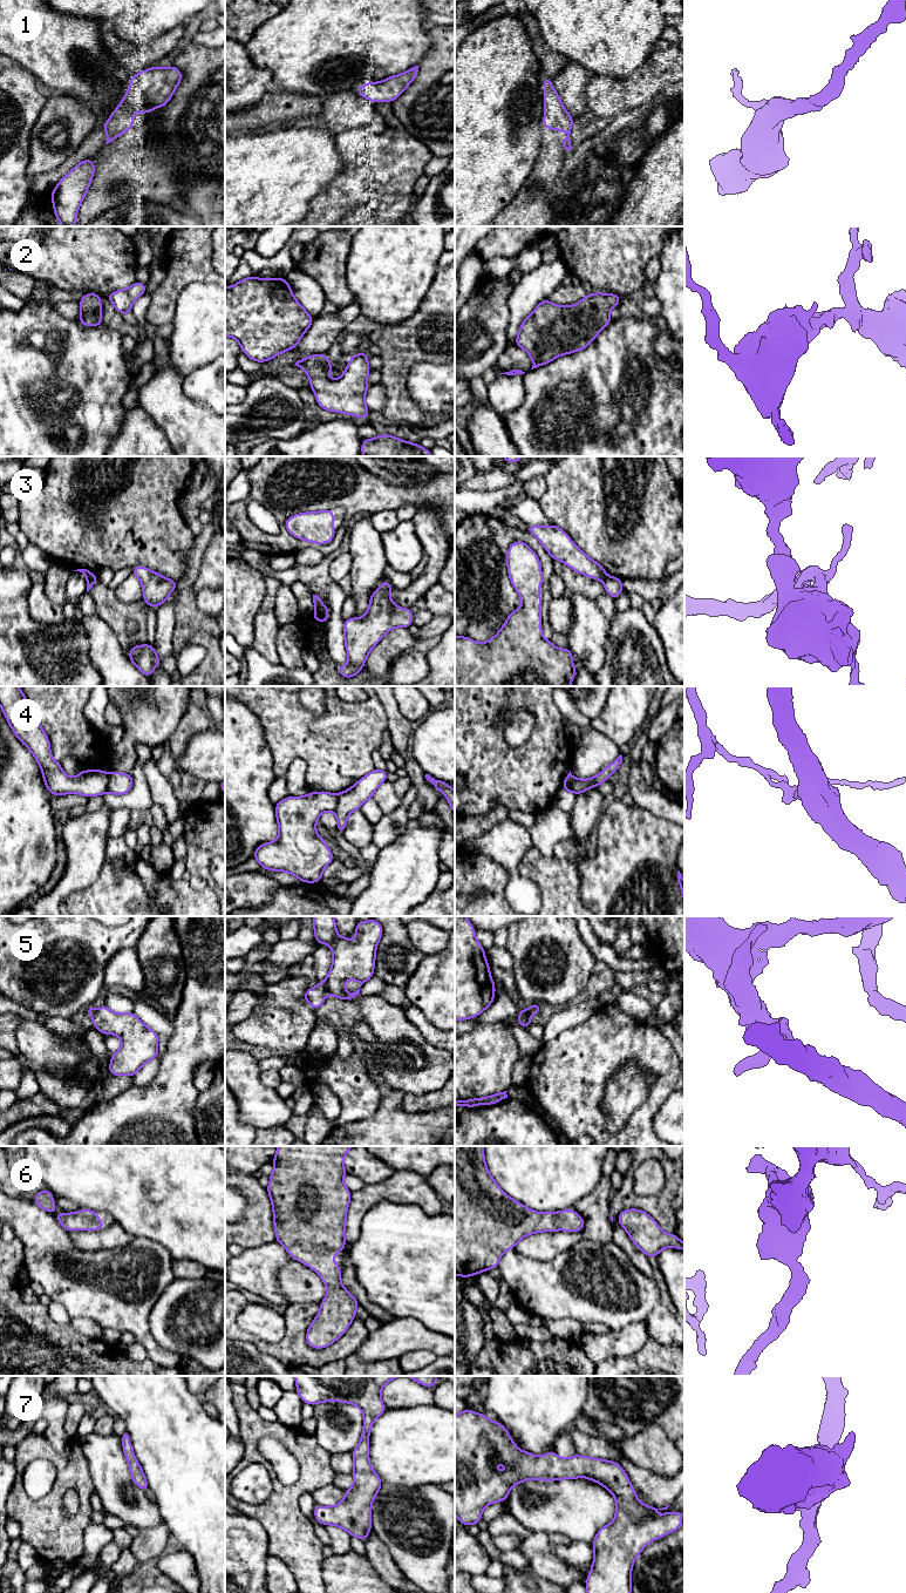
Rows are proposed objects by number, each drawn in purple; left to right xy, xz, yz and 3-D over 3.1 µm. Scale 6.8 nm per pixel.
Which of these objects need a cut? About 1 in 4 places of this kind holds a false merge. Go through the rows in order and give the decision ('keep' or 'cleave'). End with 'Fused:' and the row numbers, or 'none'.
1: keep
2: keep
3: cleave
4: cleave
5: cleave
6: keep
7: keep
Fused: 3, 4, 5

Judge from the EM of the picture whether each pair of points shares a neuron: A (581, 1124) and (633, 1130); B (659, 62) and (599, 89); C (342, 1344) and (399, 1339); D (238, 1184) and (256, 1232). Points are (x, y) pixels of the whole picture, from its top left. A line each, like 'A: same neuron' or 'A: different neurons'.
A: same neuron
B: same neuron
C: different neurons
D: same neuron

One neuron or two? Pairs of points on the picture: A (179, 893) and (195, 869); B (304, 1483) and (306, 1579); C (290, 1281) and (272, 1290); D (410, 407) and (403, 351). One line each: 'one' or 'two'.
A: two
B: one
C: two
D: one

